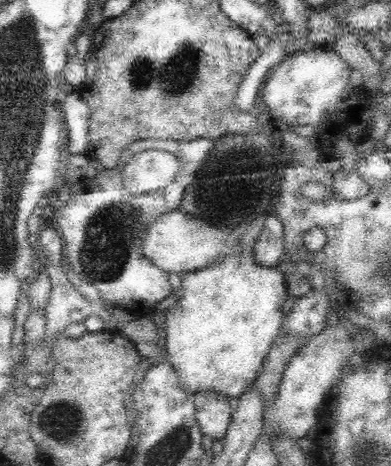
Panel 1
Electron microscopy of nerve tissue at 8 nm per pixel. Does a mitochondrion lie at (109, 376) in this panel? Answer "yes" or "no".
no

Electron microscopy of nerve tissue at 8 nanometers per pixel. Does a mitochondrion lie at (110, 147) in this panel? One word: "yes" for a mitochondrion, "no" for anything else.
no

